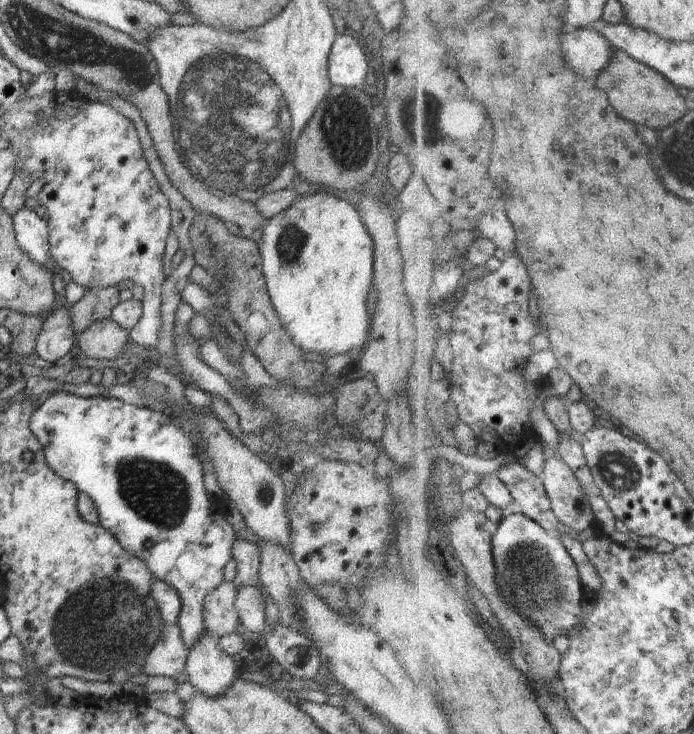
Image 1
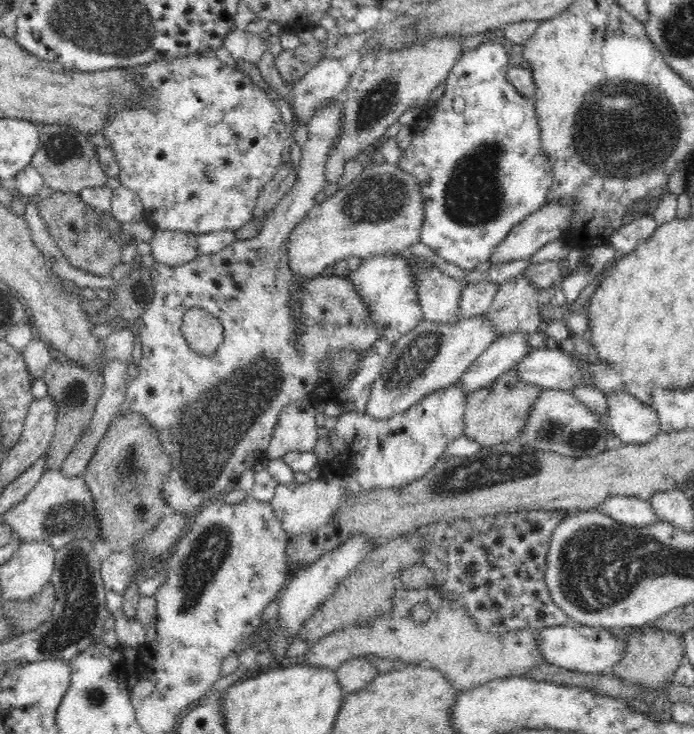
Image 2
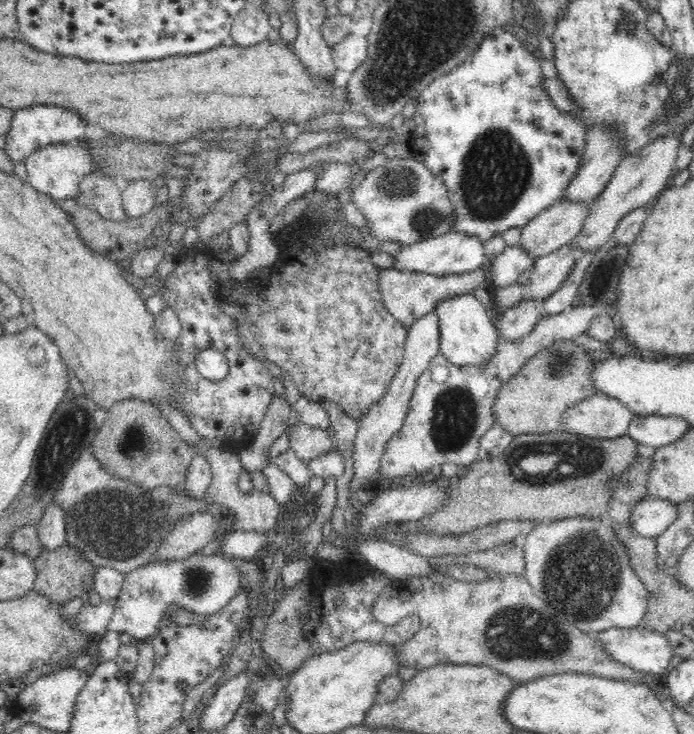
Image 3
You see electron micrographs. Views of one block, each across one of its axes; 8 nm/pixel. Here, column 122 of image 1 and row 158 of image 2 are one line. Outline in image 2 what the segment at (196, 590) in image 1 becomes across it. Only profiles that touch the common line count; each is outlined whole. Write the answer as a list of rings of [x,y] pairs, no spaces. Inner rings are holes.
[[[487,39],[478,47],[463,51],[445,80],[443,97],[411,126],[413,139],[398,163],[420,183],[425,203],[420,242],[464,270],[474,271],[478,264],[488,261],[516,224],[547,204],[554,182],[552,165],[540,147],[540,121],[534,98],[520,94],[508,82],[509,66],[506,49],[498,42]]]

